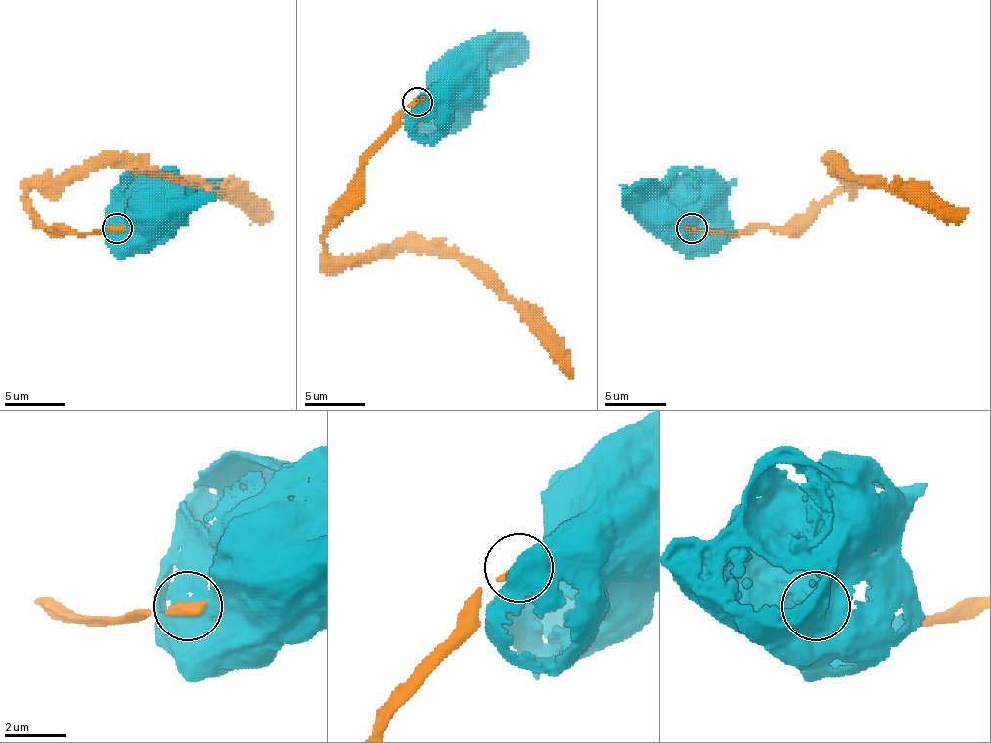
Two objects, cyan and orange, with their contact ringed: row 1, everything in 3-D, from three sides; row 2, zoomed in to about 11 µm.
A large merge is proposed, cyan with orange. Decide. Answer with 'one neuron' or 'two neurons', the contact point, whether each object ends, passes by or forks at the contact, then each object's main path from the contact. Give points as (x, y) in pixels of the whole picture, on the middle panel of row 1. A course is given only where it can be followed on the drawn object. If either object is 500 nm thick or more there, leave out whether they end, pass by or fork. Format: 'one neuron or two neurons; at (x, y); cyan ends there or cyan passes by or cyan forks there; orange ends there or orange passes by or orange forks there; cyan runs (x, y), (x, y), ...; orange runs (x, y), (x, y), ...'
two neurons; at (417, 102); cyan runs (418, 103), (449, 90), (455, 81), (452, 78); orange runs (418, 103), (364, 166), (364, 193), (324, 248), (455, 251), (572, 378)

